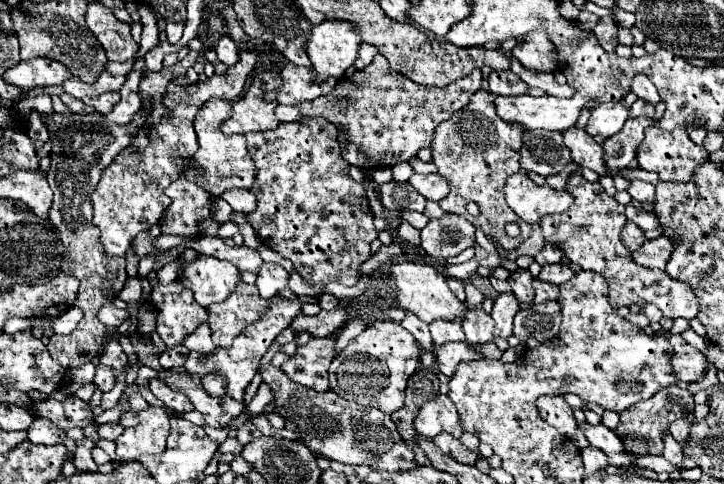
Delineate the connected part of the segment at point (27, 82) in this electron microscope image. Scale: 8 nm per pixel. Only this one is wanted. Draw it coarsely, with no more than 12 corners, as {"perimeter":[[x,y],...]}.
{"perimeter":[[34,57],[8,69],[20,89],[62,85],[72,75],[60,61]]}

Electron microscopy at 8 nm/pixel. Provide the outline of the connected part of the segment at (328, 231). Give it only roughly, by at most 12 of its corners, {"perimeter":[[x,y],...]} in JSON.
{"perimeter":[[324,117],[250,133],[258,239],[356,285],[378,237]]}

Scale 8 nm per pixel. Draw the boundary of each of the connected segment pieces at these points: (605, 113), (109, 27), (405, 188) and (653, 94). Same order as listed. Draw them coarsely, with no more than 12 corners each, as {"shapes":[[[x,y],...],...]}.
{"shapes":[[[622,101],[600,103],[586,133],[612,137],[630,117]],[[94,1],[86,25],[108,61],[134,61],[138,43],[130,25]],[[388,181],[382,203],[392,211],[424,211],[427,200],[410,183]],[[646,75],[632,79],[640,99],[656,105],[660,101],[654,83]]]}

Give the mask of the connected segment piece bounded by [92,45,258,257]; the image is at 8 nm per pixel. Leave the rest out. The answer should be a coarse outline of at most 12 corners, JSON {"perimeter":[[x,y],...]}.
{"perimeter":[[256,53],[224,75],[168,85],[146,151],[126,151],[92,193],[106,255],[126,255],[160,221],[194,117],[212,97],[238,101]]}

